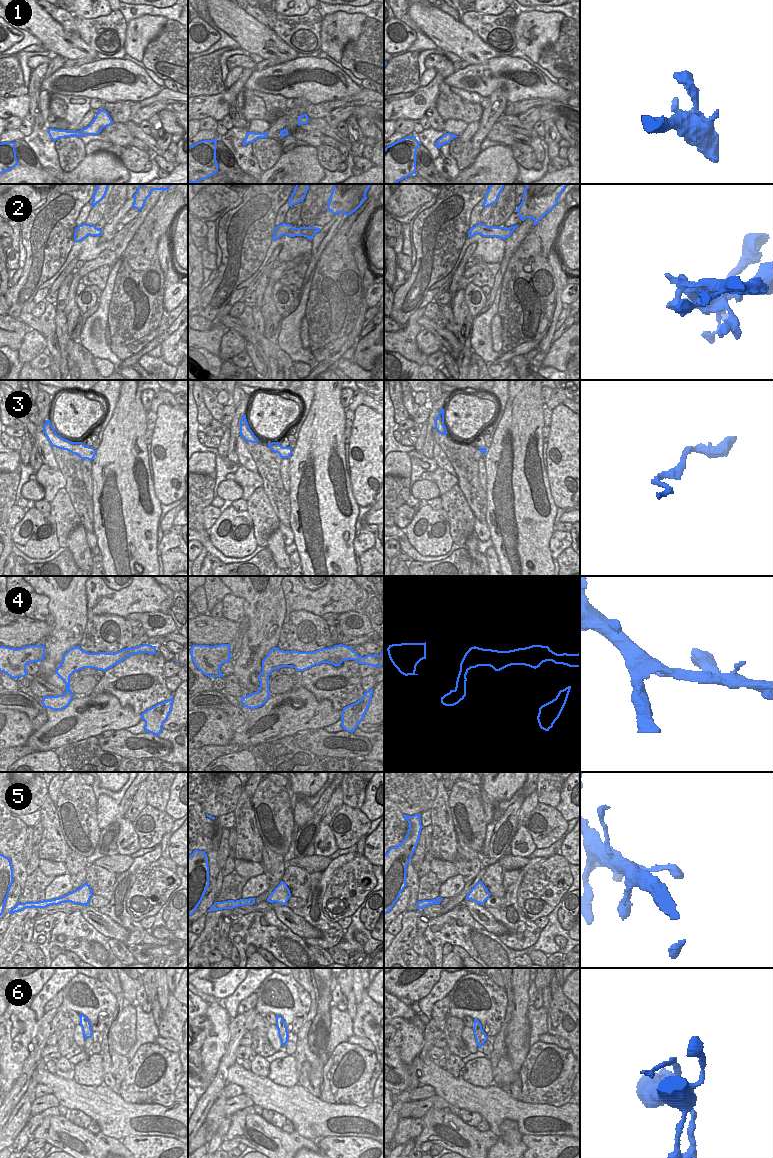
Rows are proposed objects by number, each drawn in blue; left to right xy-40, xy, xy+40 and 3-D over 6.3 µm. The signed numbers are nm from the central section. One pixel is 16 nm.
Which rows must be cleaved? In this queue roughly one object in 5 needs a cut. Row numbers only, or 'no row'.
6

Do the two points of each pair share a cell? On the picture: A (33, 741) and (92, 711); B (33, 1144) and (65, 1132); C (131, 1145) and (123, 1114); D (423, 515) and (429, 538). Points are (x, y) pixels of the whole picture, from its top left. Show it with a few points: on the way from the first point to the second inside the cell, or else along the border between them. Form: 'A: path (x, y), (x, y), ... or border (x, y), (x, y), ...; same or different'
A: path (48, 730), (73, 727), (77, 723); same
B: border (34, 1137), (41, 1138), (46, 1142); different
C: border (153, 1136), (125, 1136), (121, 1140); different
D: path (428, 521), (429, 530), (427, 532); same

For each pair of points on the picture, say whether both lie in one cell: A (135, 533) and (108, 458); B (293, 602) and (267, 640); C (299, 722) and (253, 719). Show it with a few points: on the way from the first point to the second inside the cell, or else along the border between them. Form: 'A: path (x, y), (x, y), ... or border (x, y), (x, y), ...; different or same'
A: path (126, 514), (120, 475); same
B: border (281, 589), (284, 595), (286, 614); different
C: path (281, 722), (272, 730), (247, 737); same

